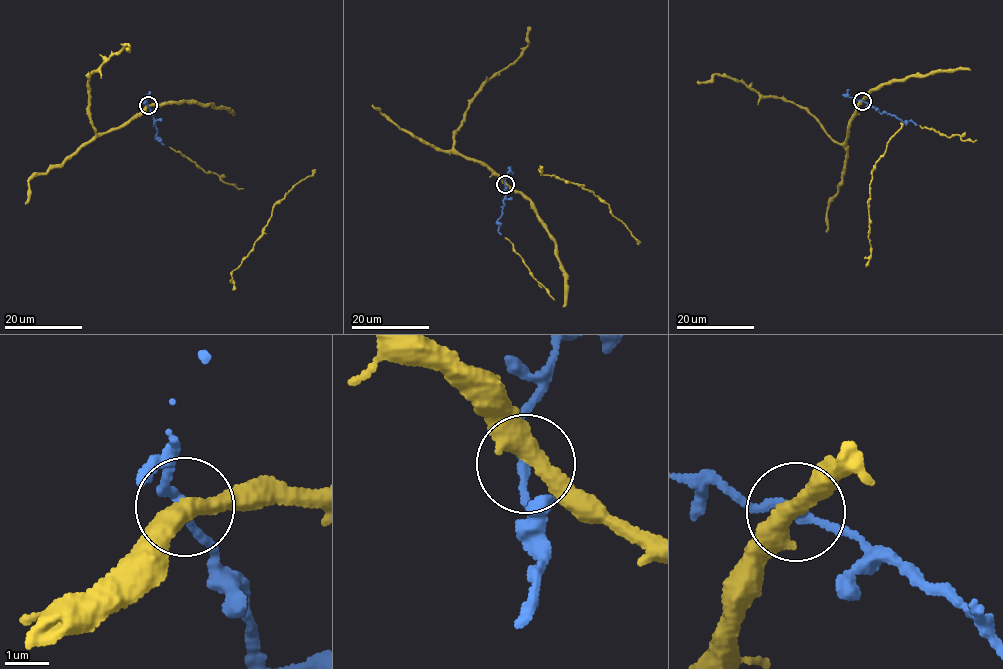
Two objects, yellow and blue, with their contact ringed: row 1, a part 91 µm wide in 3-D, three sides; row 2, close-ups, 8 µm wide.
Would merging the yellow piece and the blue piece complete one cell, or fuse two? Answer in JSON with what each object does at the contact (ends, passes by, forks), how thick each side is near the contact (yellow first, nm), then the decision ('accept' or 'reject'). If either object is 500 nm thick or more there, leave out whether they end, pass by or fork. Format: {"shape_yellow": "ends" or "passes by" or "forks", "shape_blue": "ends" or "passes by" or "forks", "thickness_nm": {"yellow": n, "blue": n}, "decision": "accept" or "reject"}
{"shape_yellow": "passes by", "shape_blue": "passes by", "thickness_nm": {"yellow": 440, "blue": 190}, "decision": "accept"}

